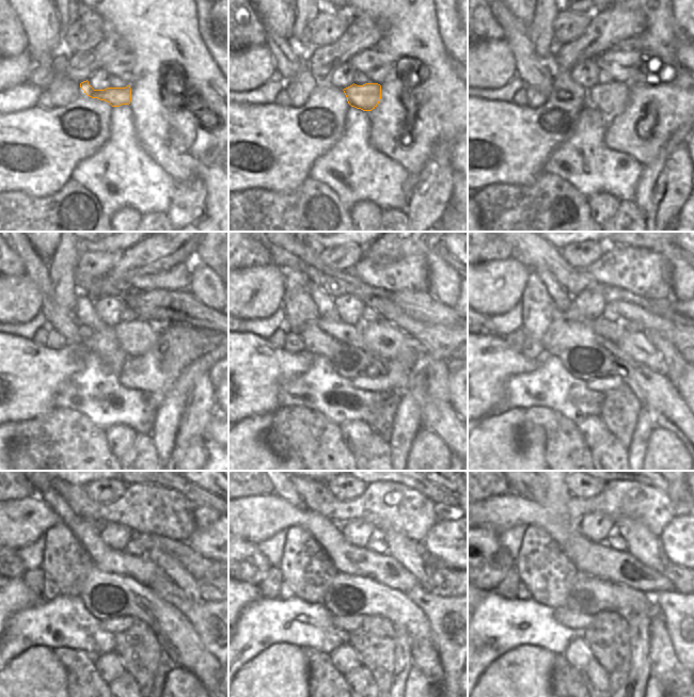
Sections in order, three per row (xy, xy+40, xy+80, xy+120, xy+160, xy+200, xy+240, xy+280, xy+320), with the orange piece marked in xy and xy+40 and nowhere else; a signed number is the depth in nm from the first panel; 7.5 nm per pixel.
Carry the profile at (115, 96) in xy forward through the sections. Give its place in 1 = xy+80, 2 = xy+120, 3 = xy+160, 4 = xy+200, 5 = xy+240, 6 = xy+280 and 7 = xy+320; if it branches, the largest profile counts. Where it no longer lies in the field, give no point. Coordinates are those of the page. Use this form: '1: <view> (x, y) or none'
1: xy+80 (611, 98)
2: xy+120 (137, 337)
3: xy+160 (382, 339)
4: xy+200 (635, 344)
5: xy+240 (206, 618)
6: xy+280 (445, 615)
7: xy+320 (684, 614)

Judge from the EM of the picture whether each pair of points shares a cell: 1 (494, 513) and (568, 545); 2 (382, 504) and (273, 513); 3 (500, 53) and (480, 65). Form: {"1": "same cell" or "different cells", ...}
{"1": "same cell", "2": "different cells", "3": "same cell"}

